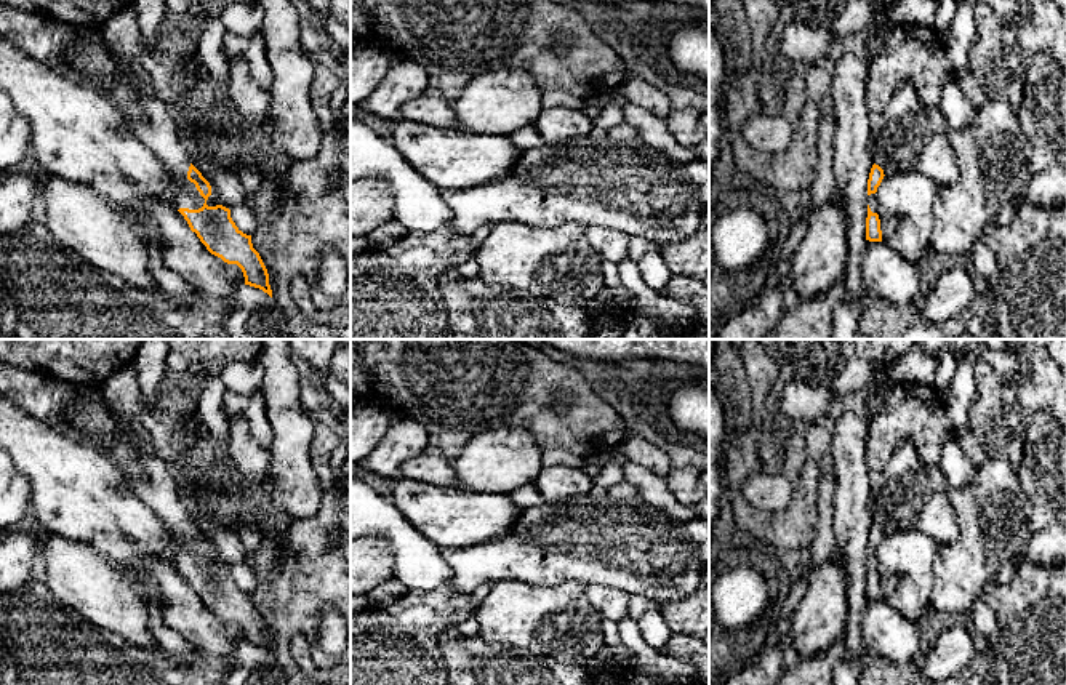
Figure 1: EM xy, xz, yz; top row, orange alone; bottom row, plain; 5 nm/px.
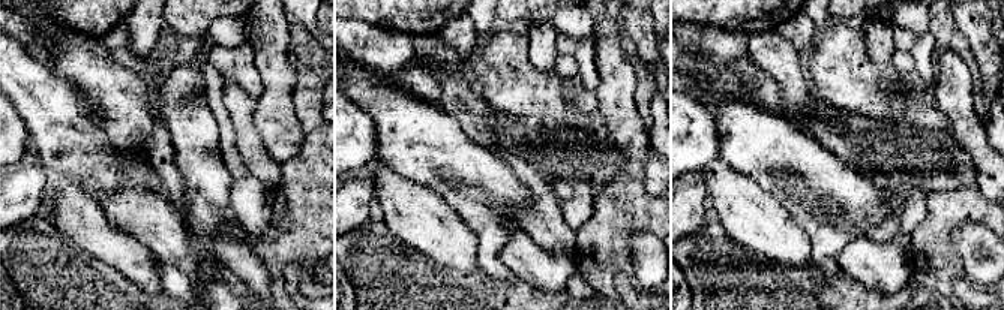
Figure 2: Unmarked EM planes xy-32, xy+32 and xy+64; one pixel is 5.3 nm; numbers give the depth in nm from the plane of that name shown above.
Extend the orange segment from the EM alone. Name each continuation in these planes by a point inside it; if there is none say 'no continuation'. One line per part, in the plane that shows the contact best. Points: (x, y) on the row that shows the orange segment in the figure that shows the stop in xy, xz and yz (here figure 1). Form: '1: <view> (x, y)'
1: xy (159, 132)

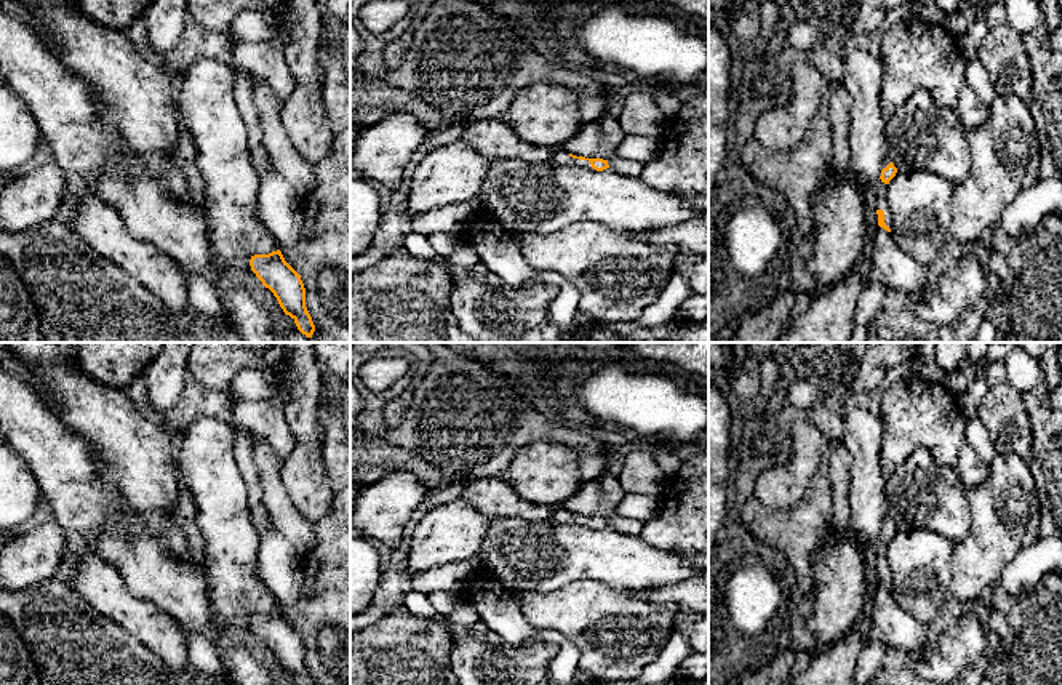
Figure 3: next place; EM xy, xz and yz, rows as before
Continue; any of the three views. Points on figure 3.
1: xz (560, 156)

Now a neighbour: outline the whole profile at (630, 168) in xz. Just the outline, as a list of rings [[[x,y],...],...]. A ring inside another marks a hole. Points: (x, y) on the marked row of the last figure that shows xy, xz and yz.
[[[617,154],[608,160],[608,165],[611,170],[617,171],[622,176],[629,176],[629,178],[640,178],[645,170],[643,163],[635,162],[635,160],[625,160],[619,157]]]

